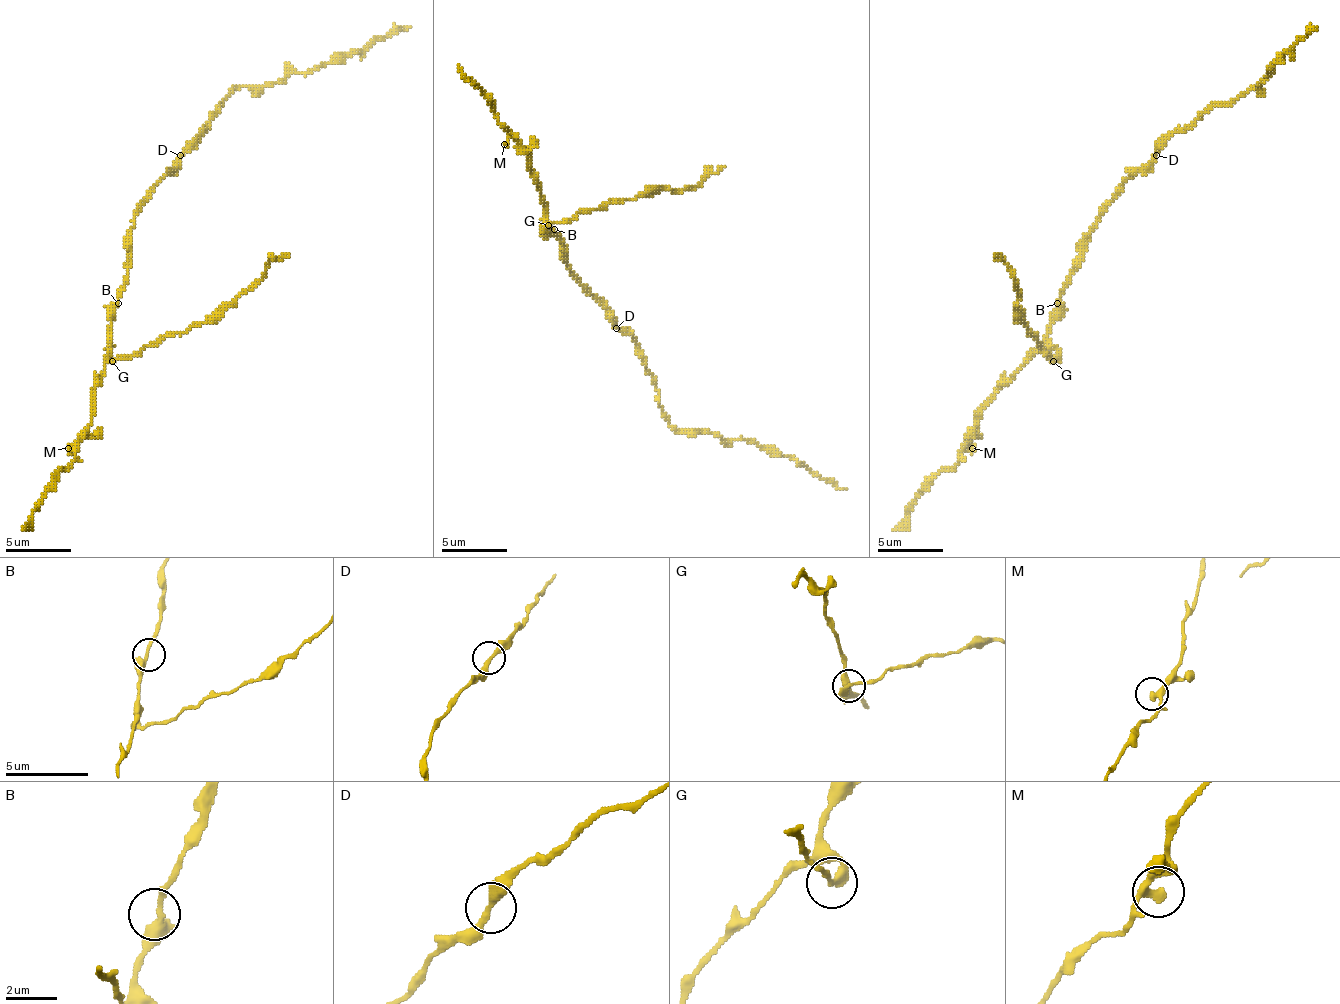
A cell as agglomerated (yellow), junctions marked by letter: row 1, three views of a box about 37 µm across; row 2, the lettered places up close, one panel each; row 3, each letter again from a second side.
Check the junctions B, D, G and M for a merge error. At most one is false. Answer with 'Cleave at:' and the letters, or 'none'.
Cleave at: G

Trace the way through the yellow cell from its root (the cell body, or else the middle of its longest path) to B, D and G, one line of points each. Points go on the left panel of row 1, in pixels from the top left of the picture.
B: (141, 208), (131, 231), (128, 283), (118, 296), (118, 303)
D: (141, 208), (147, 194), (170, 171), (180, 155)
G: (141, 208), (131, 231), (128, 283), (118, 296), (111, 323), (111, 349), (108, 352), (111, 362)

